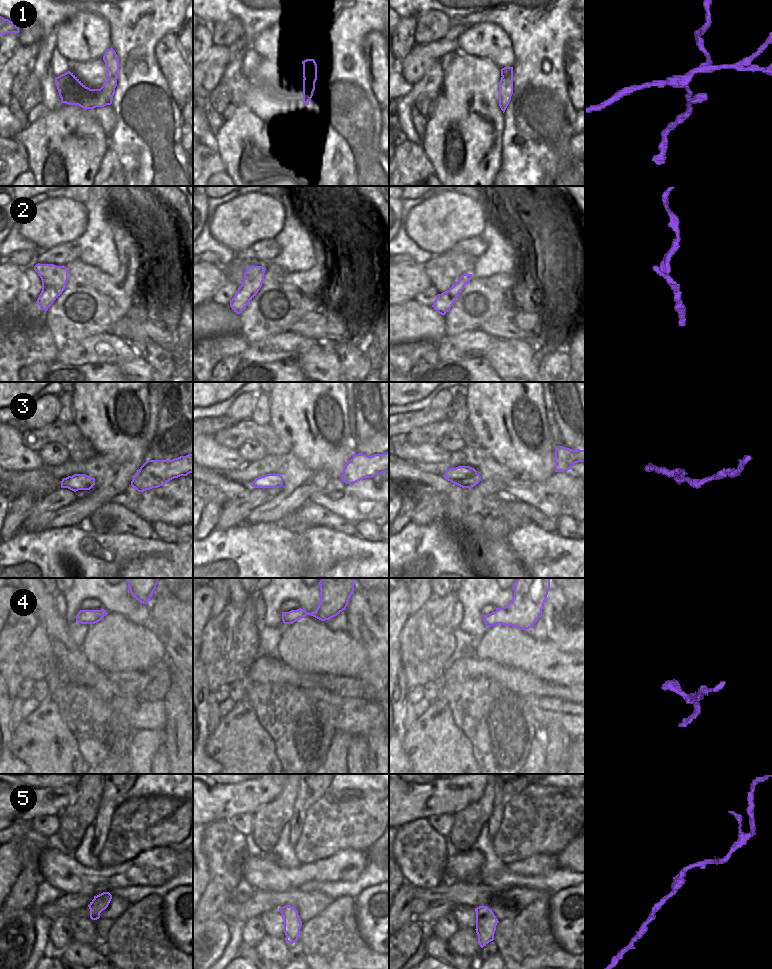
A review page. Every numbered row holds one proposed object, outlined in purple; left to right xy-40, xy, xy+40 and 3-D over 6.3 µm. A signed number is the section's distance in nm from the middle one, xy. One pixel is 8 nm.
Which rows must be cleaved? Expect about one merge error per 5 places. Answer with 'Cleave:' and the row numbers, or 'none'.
Cleave: 1

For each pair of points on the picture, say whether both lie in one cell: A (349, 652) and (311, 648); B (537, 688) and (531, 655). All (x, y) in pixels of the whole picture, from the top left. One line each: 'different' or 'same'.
A: same
B: different

